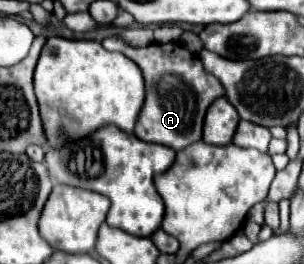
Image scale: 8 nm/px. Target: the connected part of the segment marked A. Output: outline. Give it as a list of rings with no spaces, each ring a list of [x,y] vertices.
[[[108,37],[102,41],[108,51],[118,51],[130,57],[144,73],[146,101],[140,111],[134,135],[148,143],[160,143],[174,151],[180,151],[202,139],[204,115],[214,99],[224,97],[224,87],[216,77],[204,71],[198,55],[184,49],[180,43],[154,43],[148,47],[130,47],[120,37]]]

